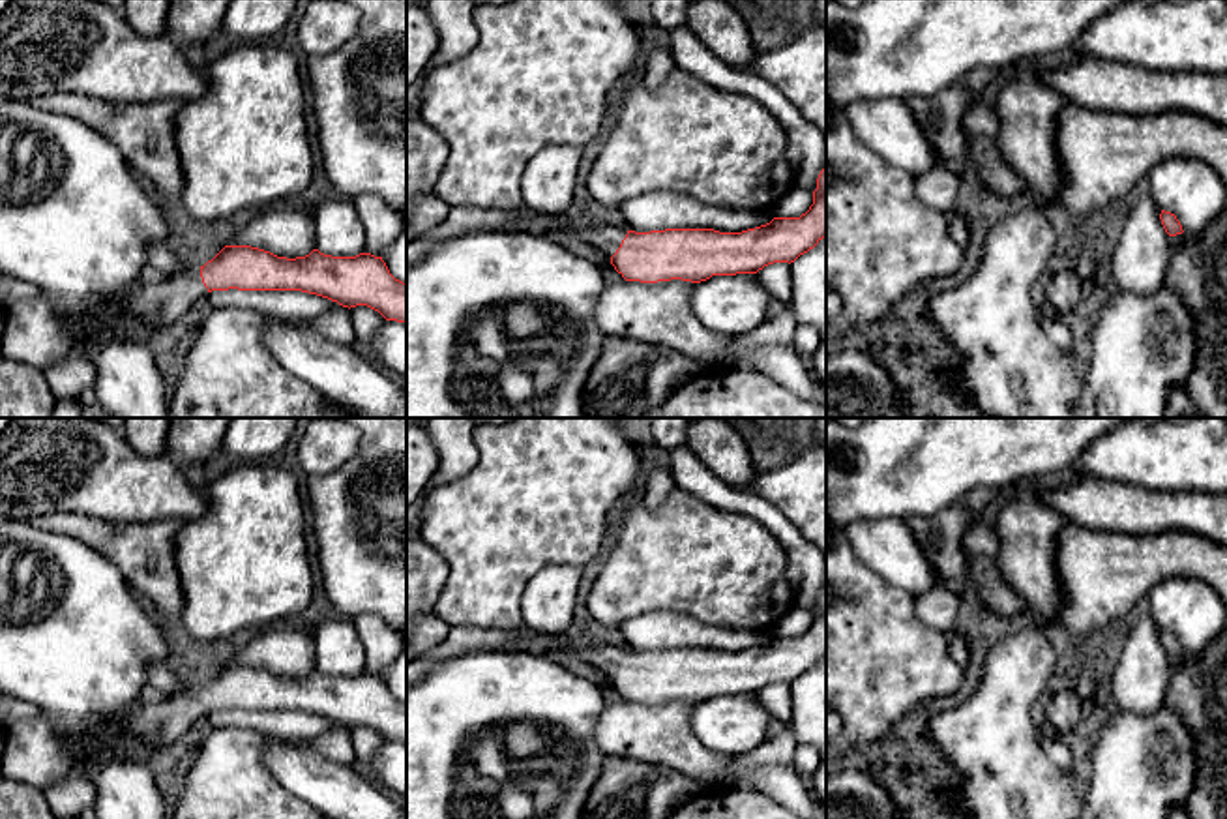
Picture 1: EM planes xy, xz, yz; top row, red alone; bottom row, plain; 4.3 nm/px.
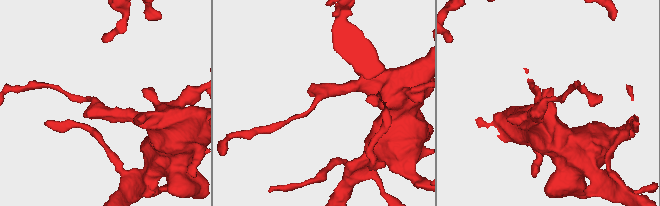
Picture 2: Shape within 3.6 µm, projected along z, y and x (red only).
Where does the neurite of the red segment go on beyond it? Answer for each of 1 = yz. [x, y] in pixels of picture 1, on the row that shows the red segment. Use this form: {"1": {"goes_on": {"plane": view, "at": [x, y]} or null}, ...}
{"1": {"goes_on": null}}

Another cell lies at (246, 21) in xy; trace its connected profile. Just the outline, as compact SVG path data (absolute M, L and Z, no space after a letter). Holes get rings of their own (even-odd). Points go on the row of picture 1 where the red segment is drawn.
M230 0L221 36L236 41L270 41L294 15L298 0Z

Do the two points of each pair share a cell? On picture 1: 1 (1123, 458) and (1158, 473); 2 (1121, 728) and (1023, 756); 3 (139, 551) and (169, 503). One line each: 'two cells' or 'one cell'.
1: one cell
2: two cells
3: two cells

